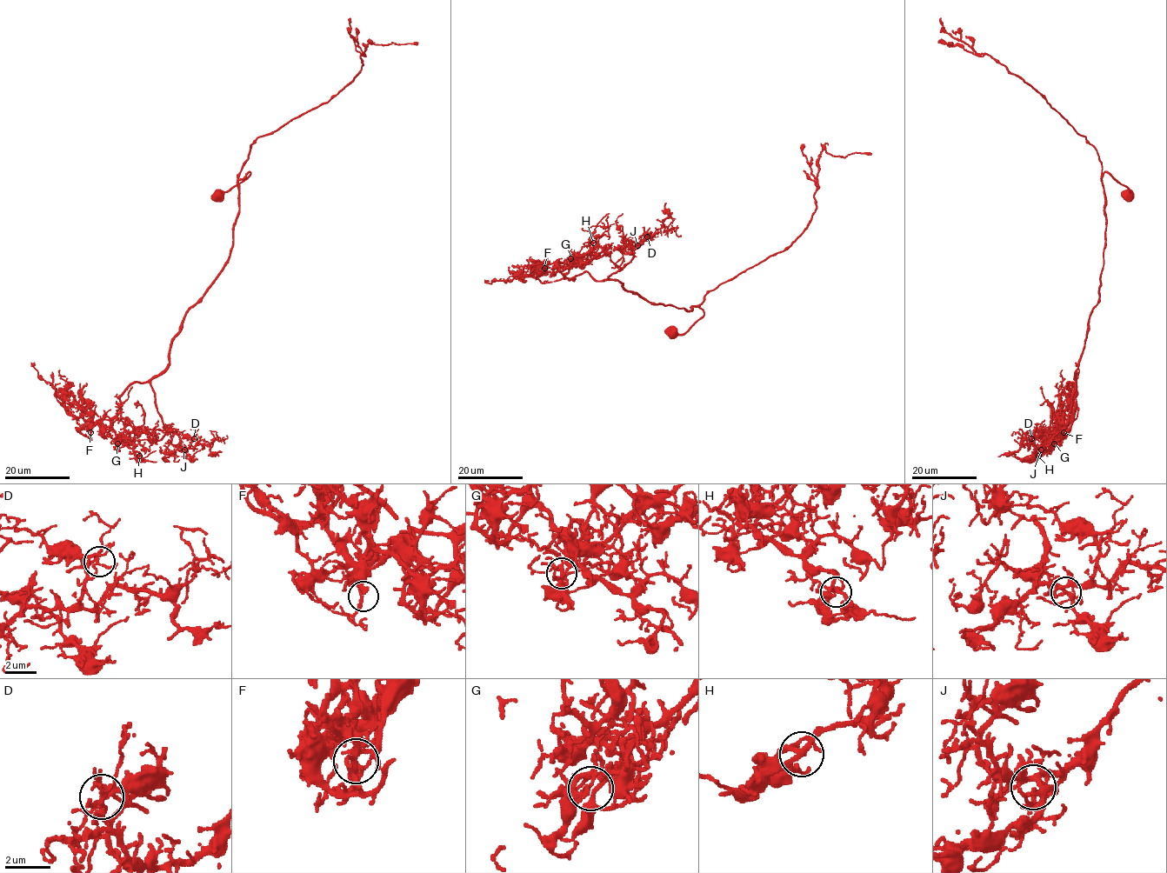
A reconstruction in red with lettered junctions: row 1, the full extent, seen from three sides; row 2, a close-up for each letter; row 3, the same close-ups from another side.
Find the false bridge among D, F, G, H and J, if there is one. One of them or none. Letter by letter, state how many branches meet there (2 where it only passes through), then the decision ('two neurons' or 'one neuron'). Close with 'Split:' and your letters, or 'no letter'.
D: 6 | one neuron
F: 4 | two neurons
G: 5 | one neuron
H: 4 | one neuron
J: 7 | one neuron
Split: F

